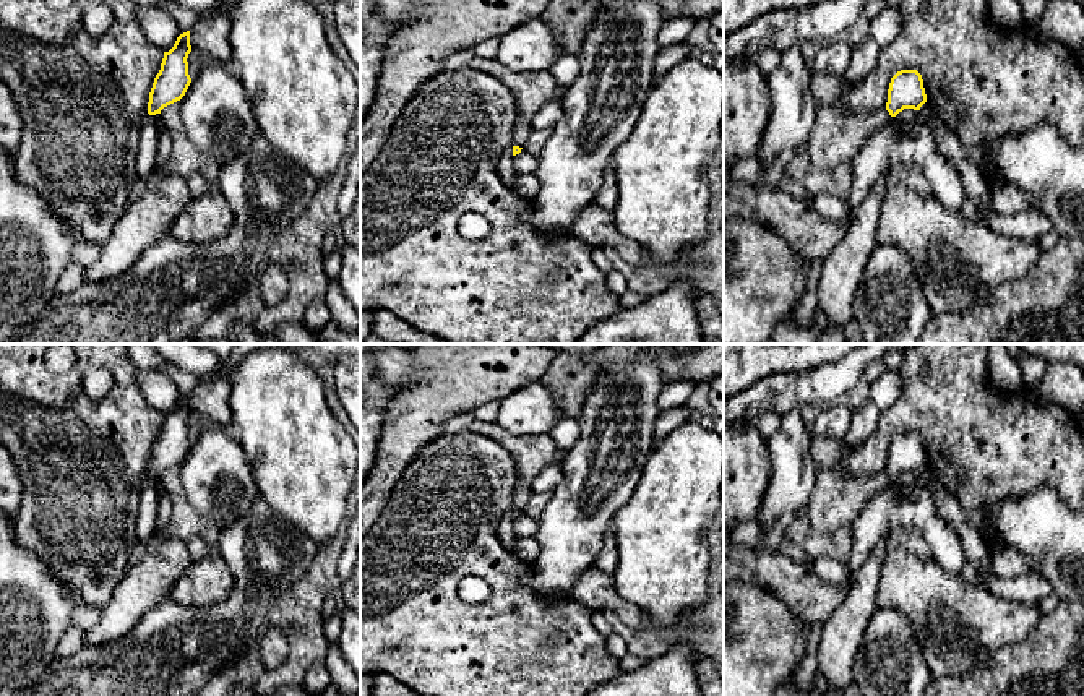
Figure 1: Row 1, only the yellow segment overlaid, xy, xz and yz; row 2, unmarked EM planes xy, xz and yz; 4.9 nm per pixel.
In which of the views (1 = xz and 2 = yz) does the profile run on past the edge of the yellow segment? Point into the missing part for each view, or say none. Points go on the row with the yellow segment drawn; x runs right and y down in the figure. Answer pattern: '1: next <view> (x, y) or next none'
1: next none
2: next none

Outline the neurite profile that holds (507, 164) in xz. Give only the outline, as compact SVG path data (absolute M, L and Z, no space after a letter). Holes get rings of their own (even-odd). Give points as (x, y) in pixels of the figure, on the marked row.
M513 146L508 148L500 161L500 175L508 183L513 185L516 182L516 170L514 170L514 156L513 156Z

